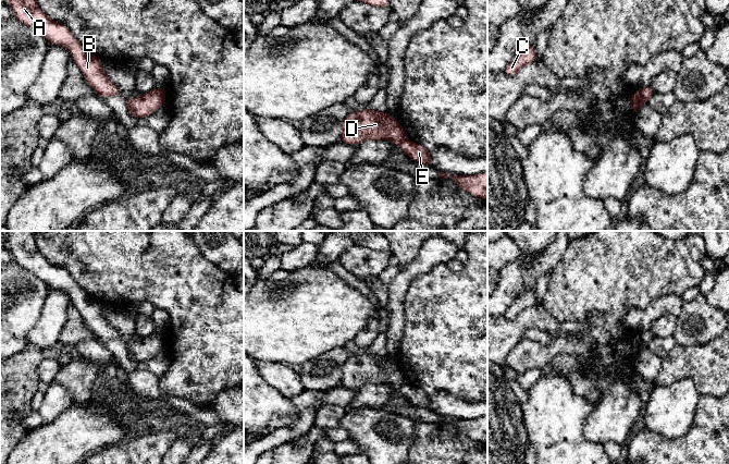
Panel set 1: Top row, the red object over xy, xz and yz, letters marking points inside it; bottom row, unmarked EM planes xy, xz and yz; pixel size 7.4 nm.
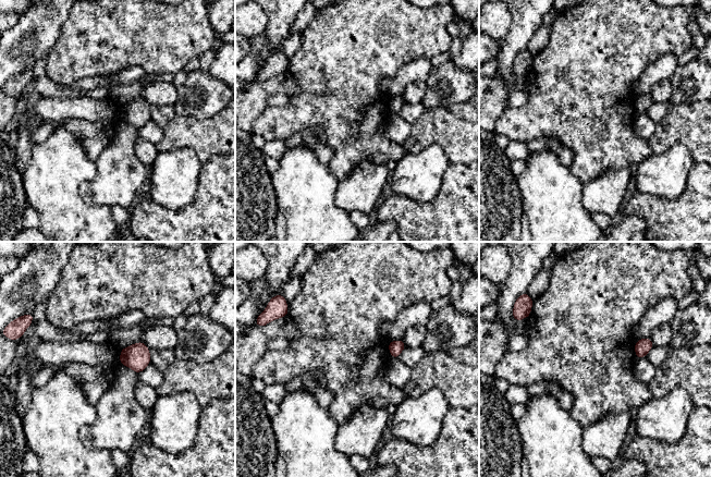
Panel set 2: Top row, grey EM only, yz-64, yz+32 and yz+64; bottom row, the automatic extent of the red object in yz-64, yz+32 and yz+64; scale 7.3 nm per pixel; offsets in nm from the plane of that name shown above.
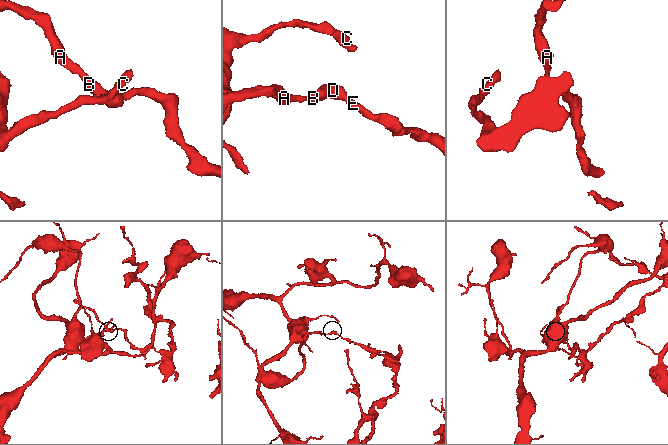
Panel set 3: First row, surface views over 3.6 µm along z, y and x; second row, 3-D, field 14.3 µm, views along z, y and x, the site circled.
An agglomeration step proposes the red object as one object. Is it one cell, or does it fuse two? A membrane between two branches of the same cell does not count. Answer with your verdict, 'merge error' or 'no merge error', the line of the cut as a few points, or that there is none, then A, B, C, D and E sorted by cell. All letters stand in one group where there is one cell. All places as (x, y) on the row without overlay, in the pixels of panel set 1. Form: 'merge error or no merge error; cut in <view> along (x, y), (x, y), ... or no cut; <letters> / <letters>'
merge error; cut in yz along (639, 334), (646, 344); A B C D / E

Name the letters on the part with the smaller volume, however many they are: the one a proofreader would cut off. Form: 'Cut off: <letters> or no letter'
Cut off: E

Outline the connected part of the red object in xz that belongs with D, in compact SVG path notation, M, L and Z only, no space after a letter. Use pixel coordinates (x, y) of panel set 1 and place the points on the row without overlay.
M367 352L361 355L350 356L342 368L341 384L345 388L361 388L364 384L390 384L401 389L407 383L406 377L398 364L392 363L387 356L376 356Z

